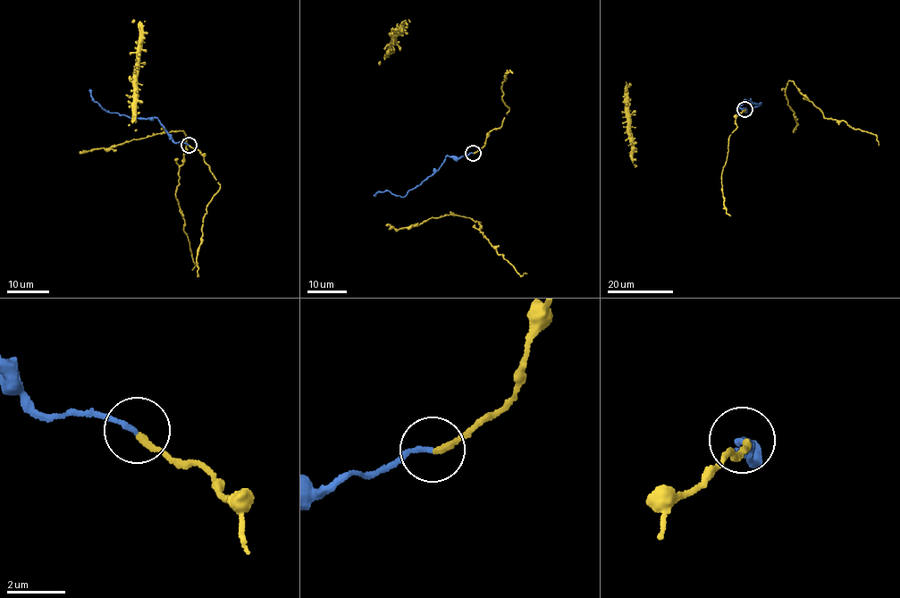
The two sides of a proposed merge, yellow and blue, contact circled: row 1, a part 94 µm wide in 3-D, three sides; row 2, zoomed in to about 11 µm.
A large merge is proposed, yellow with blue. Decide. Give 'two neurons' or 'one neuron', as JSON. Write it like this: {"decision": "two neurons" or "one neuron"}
{"decision": "one neuron"}

